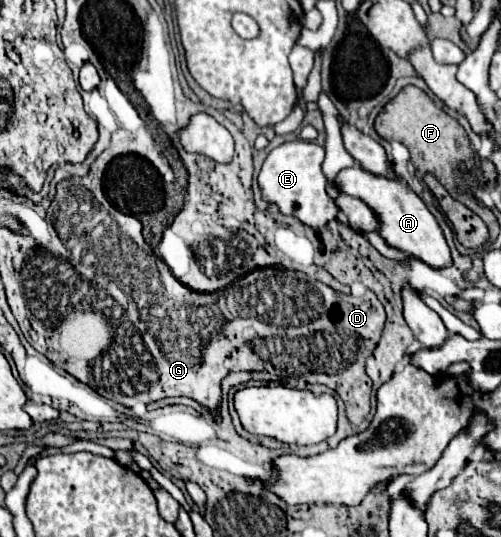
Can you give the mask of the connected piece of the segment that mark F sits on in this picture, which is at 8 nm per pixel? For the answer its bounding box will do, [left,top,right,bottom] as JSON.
[374,86,476,192]

